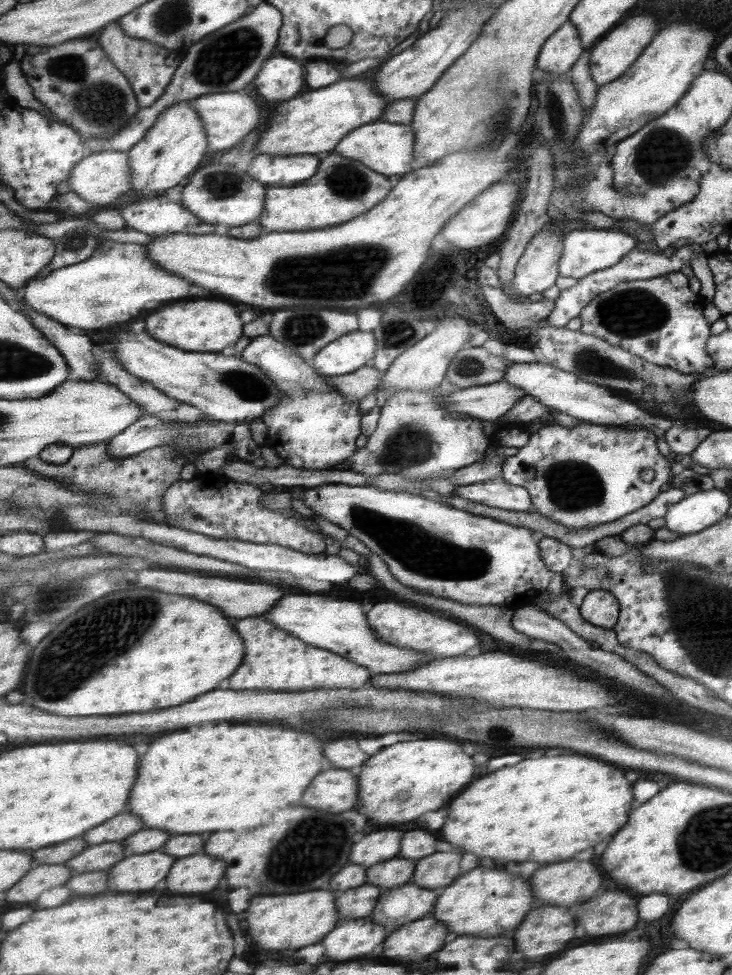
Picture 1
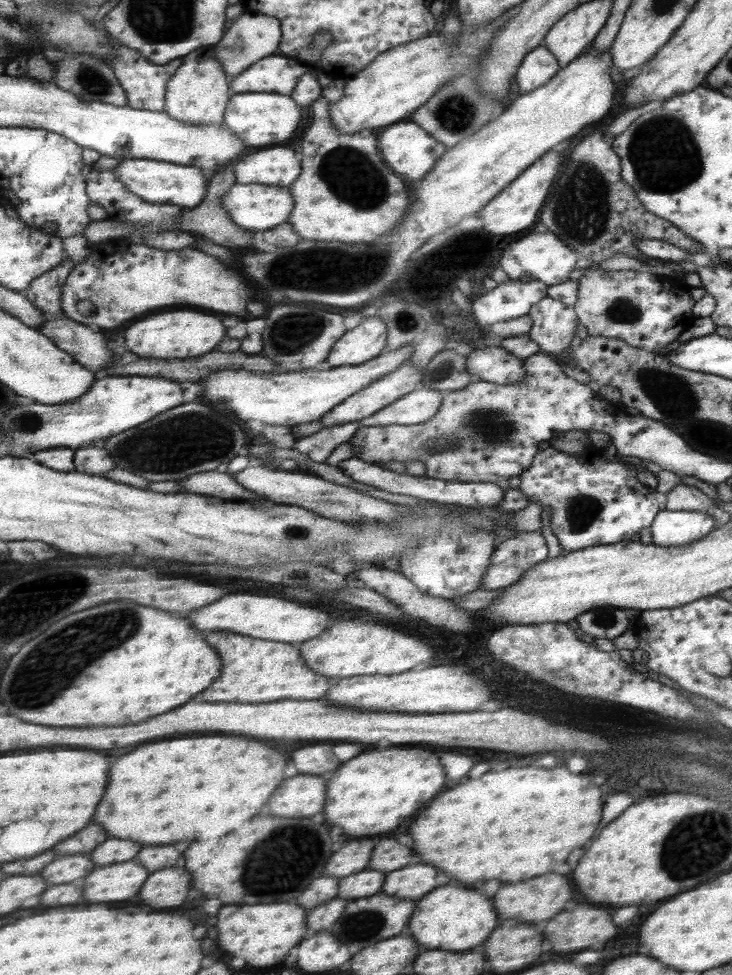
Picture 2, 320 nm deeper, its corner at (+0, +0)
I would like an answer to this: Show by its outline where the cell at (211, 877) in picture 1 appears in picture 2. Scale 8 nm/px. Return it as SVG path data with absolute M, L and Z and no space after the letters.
M167 868L151 874L143 886L141 900L153 908L175 908L185 904L191 890L191 874L185 868Z

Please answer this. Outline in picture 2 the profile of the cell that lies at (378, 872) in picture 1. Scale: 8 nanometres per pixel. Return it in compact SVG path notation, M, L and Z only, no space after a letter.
M365 870L365 872L355 874L355 876L349 875L347 878L340 878L338 898L349 901L367 898L367 896L377 894L383 884L385 884L385 874L383 872Z

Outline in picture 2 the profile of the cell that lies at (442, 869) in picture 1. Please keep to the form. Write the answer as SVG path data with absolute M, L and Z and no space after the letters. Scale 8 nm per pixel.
M417 864L387 874L383 892L395 894L397 898L421 900L435 888L435 882L437 882L437 868L427 864Z

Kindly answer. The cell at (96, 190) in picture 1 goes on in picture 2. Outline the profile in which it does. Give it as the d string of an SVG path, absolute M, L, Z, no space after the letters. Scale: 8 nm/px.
M132 158L124 160L113 170L124 185L143 200L155 204L182 206L194 209L202 204L208 195L207 178L197 166L183 166L179 163L163 162L158 159Z

